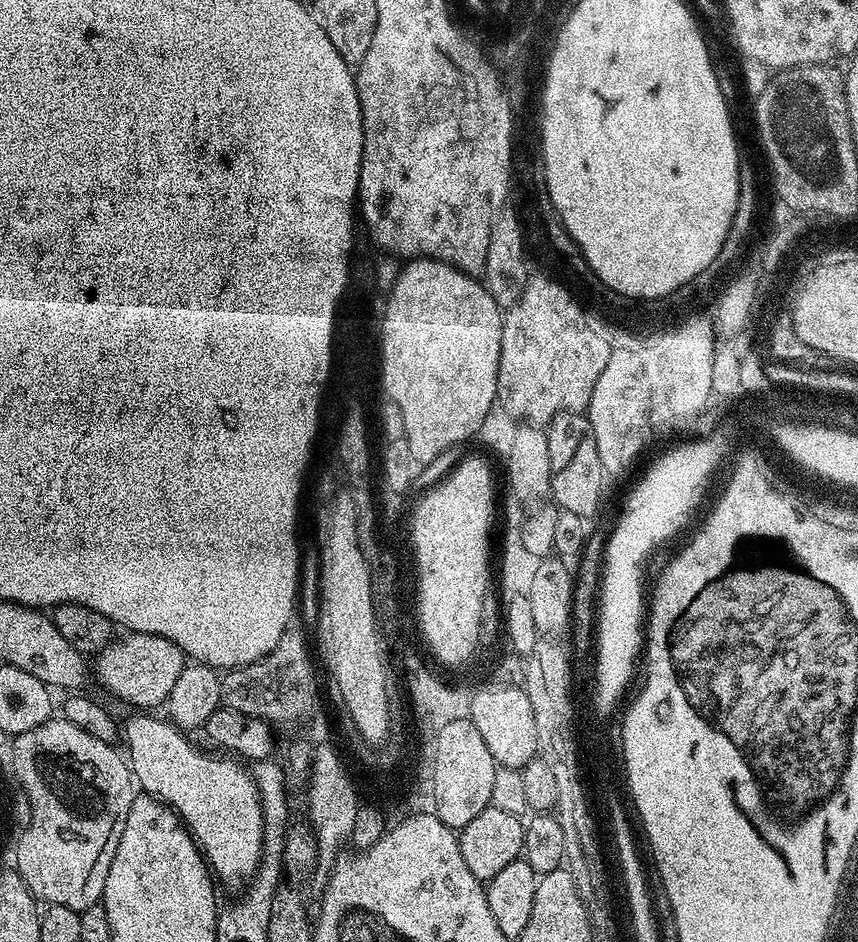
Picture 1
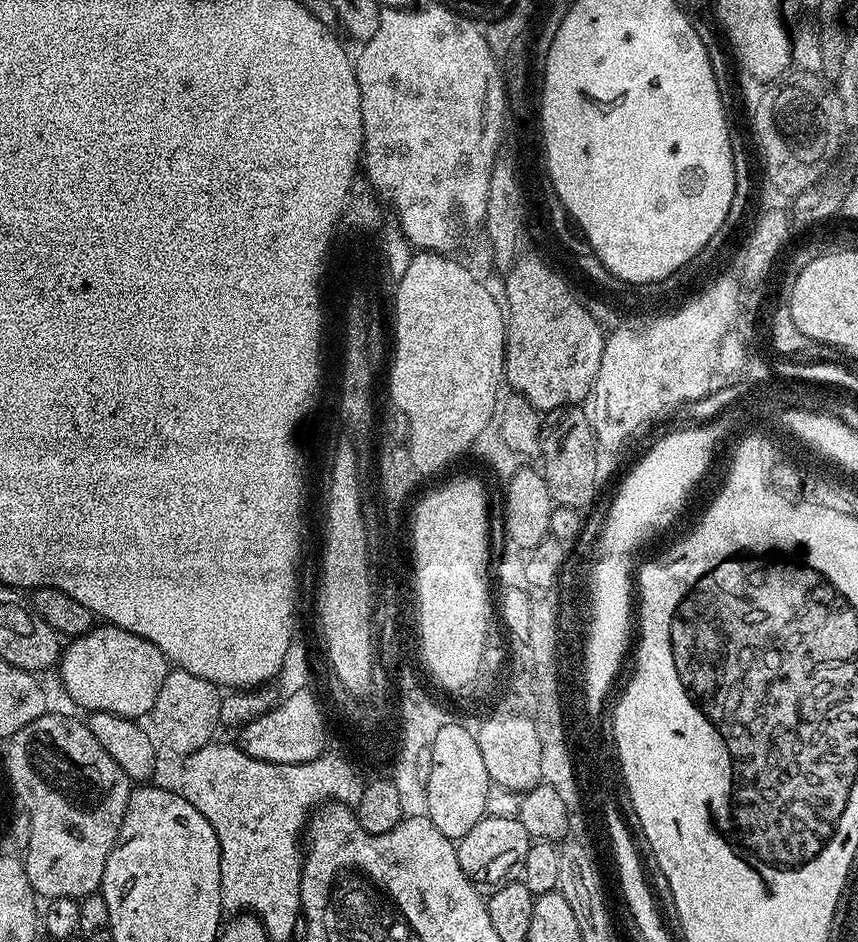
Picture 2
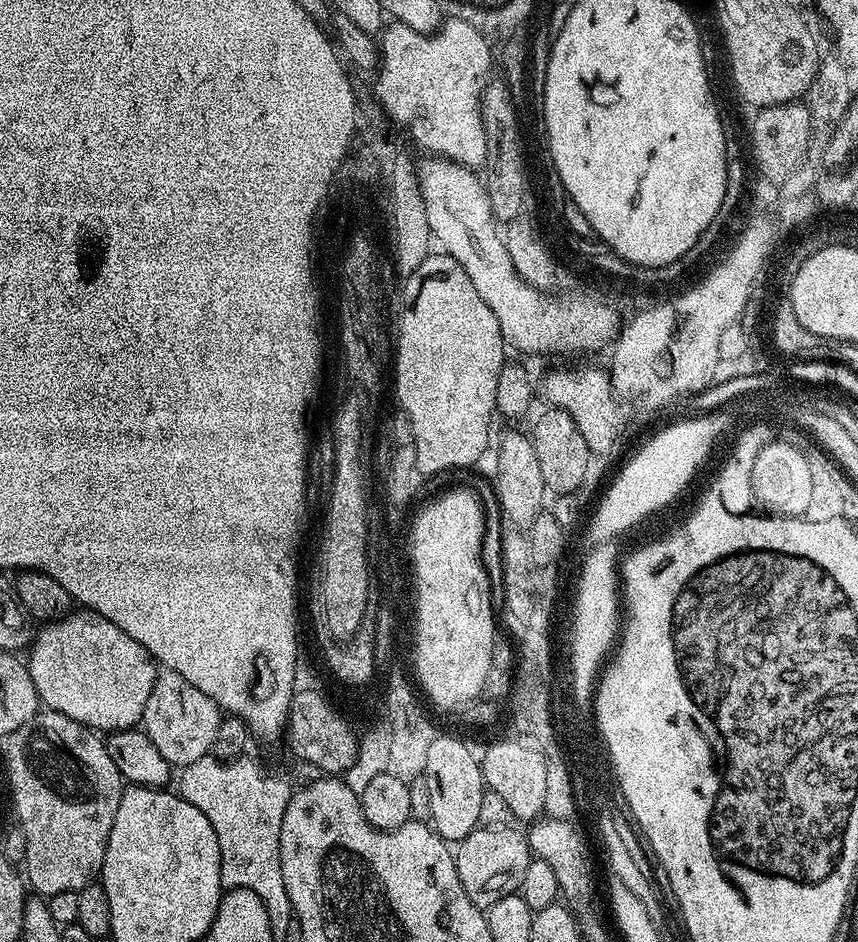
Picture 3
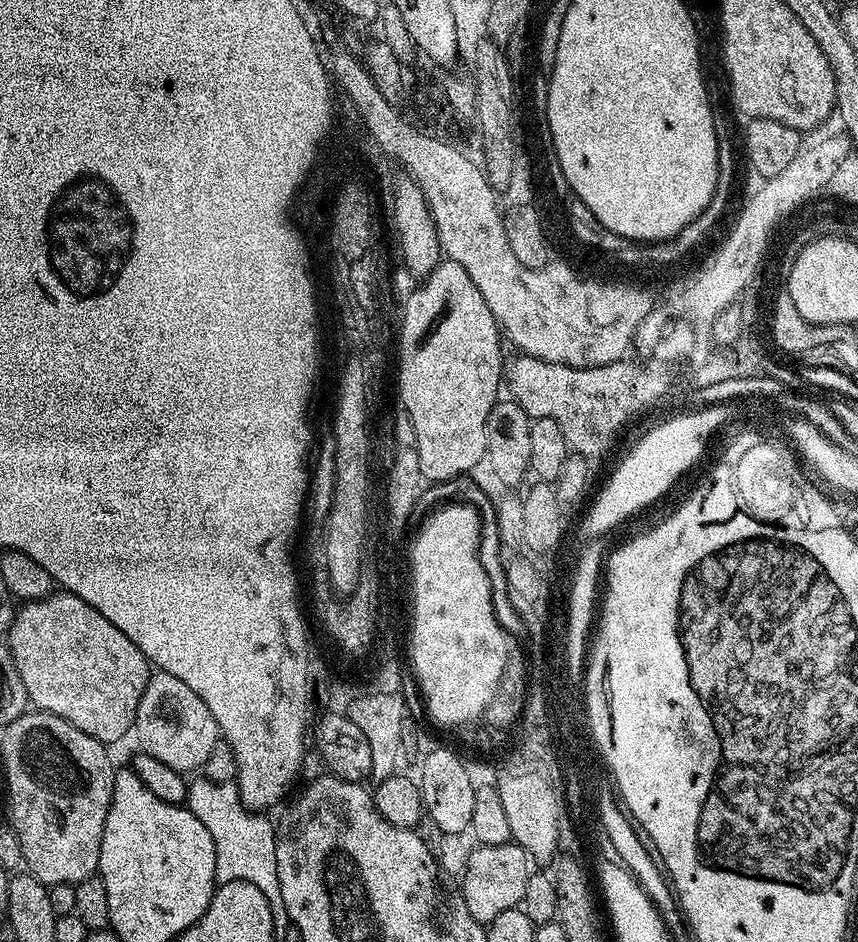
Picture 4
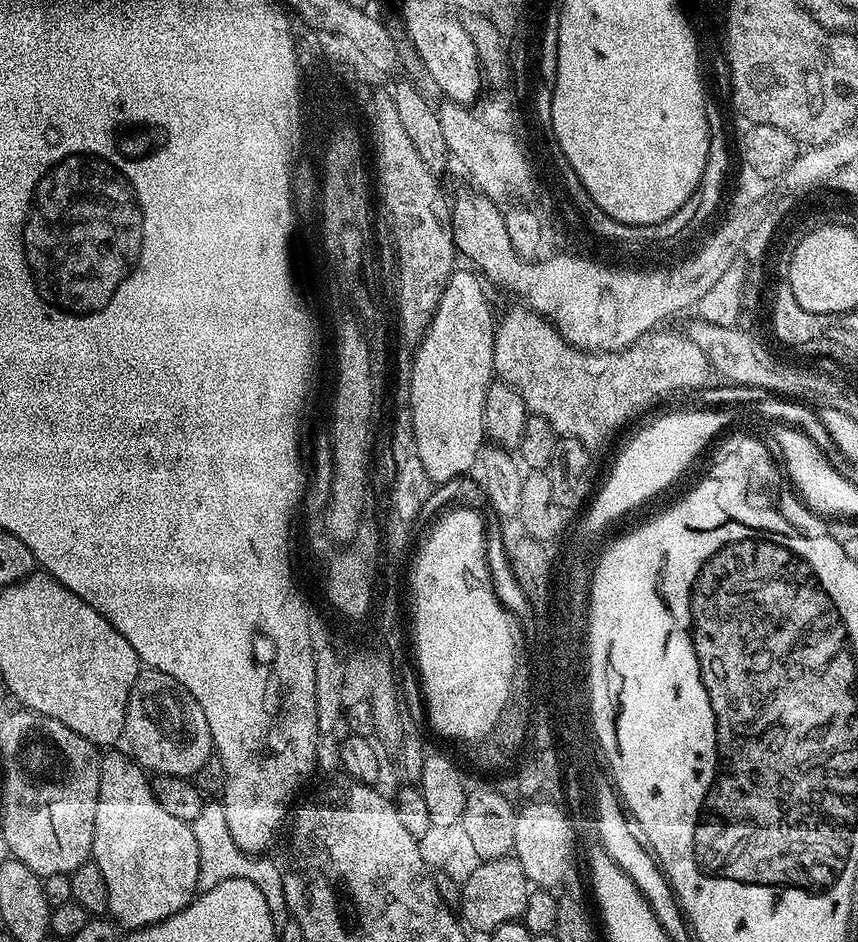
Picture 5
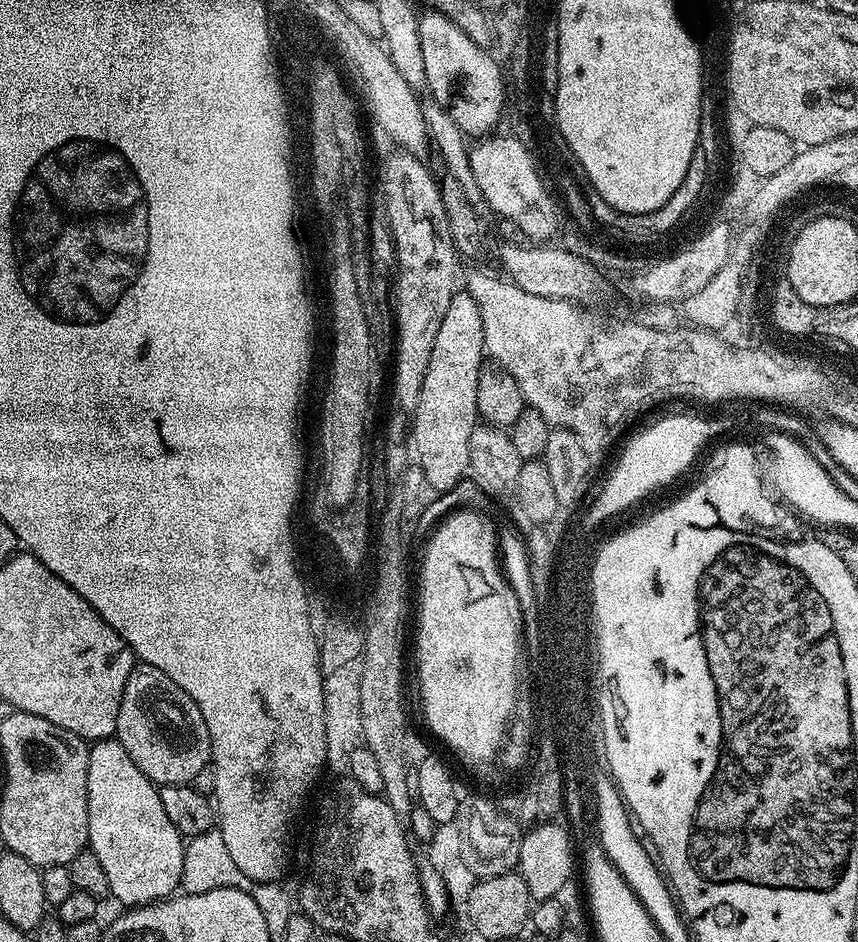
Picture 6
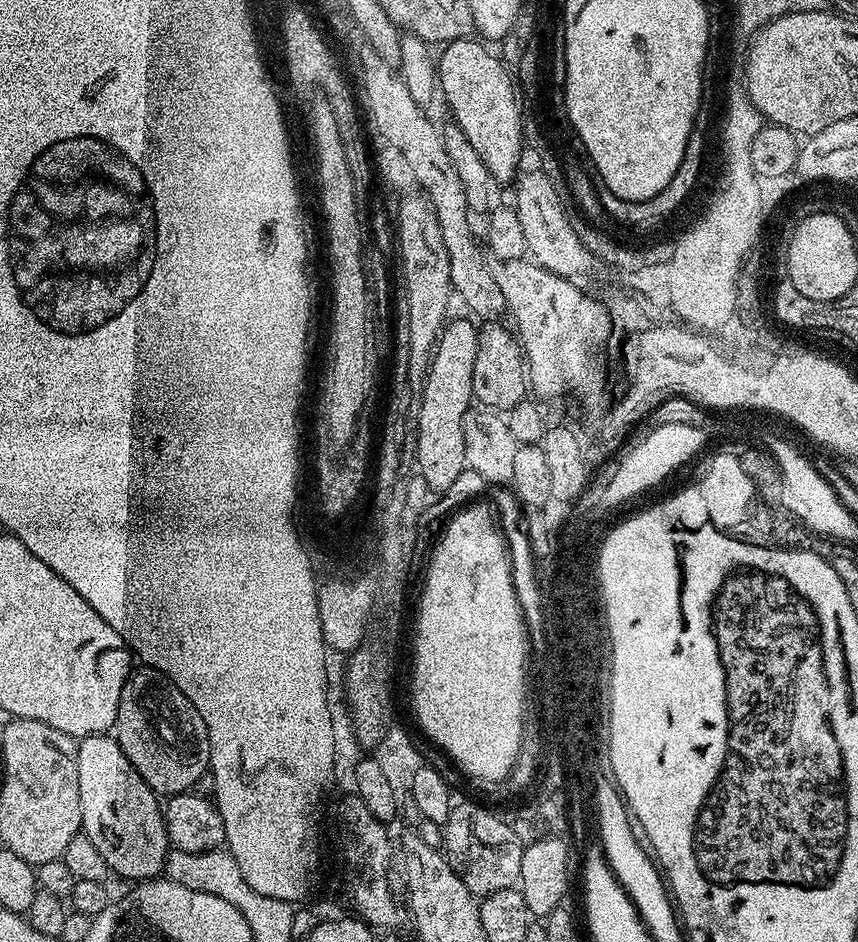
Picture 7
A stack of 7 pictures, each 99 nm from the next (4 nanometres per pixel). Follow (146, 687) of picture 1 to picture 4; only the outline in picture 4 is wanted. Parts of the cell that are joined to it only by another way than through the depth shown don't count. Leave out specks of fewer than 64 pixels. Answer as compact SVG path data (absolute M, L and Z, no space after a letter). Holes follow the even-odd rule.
M56 590L42 600L27 601L21 608L24 609L15 613L8 628L6 643L22 678L22 686L26 686L29 701L39 711L54 714L70 722L70 726L78 726L82 734L90 734L90 738L99 744L113 746L127 732L129 735L136 722L142 690L146 690L150 675L150 665L142 650L138 650L138 646L134 646L134 642L118 630L118 626L110 626L110 622L102 618L94 606L82 602L82 598L72 592Z

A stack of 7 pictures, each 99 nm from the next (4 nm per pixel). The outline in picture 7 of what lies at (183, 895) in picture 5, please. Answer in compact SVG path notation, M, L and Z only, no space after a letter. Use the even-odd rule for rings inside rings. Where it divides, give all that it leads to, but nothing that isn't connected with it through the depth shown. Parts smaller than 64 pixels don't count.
M115 735L85 736L76 745L78 754L78 798L82 806L82 822L80 827L83 835L94 842L94 847L102 858L106 858L109 869L116 872L128 882L143 882L157 879L163 873L164 859L170 851L164 813L161 801L152 787L130 766L130 758L122 754L122 746L118 746Z

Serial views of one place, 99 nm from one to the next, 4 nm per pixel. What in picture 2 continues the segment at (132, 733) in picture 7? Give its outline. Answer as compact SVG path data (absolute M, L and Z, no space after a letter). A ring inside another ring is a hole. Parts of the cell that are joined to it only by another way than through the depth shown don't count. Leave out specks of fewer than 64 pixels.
M169 671L166 682L162 682L162 690L158 690L158 698L150 713L153 724L151 727L159 743L163 747L165 744L170 751L177 752L177 757L180 758L213 743L215 736L212 735L218 731L221 702L221 697L216 696L216 692L218 693L217 685L211 684L209 680L203 680L189 672Z

